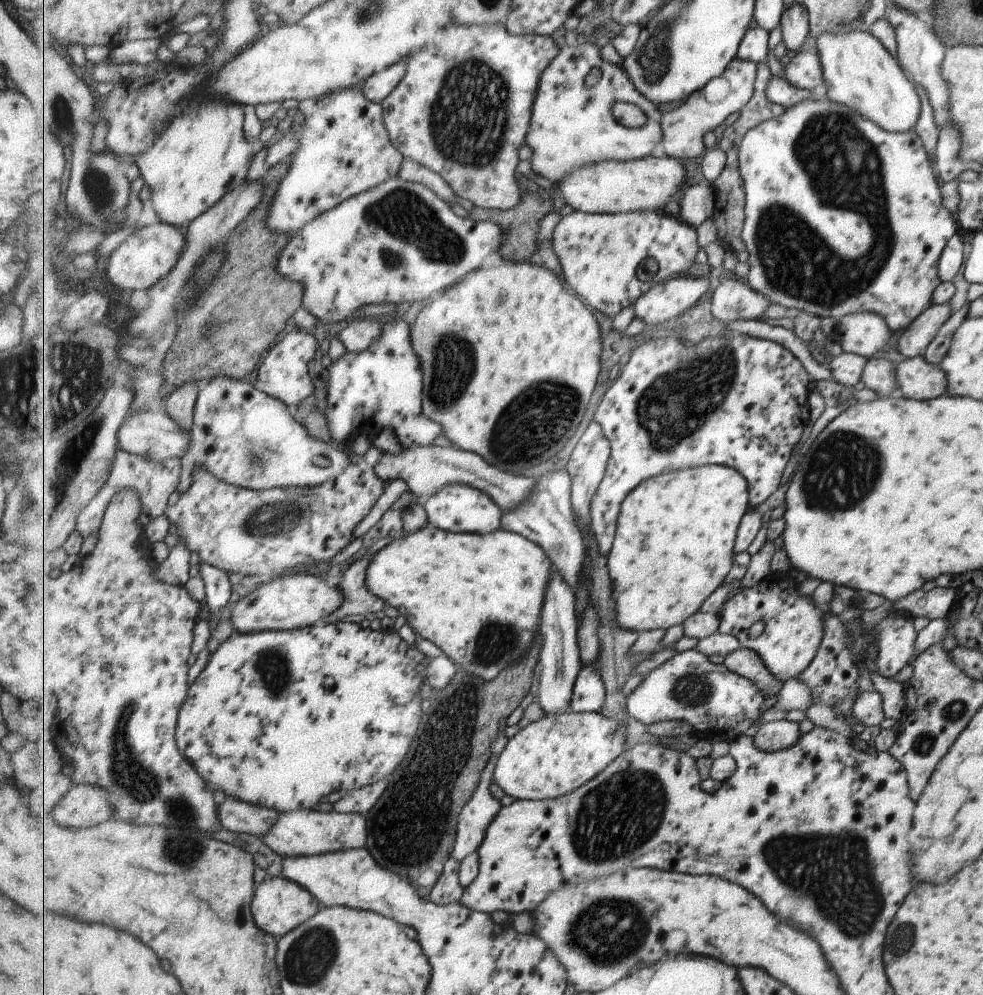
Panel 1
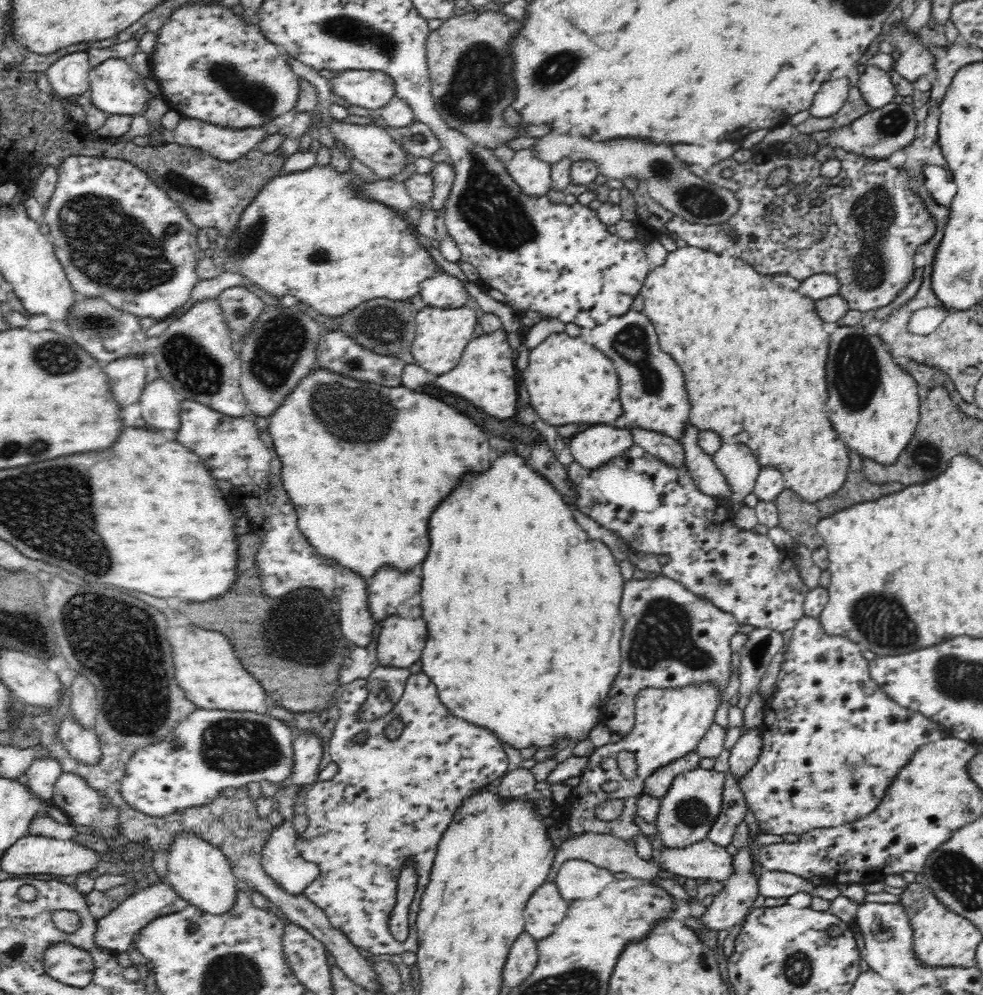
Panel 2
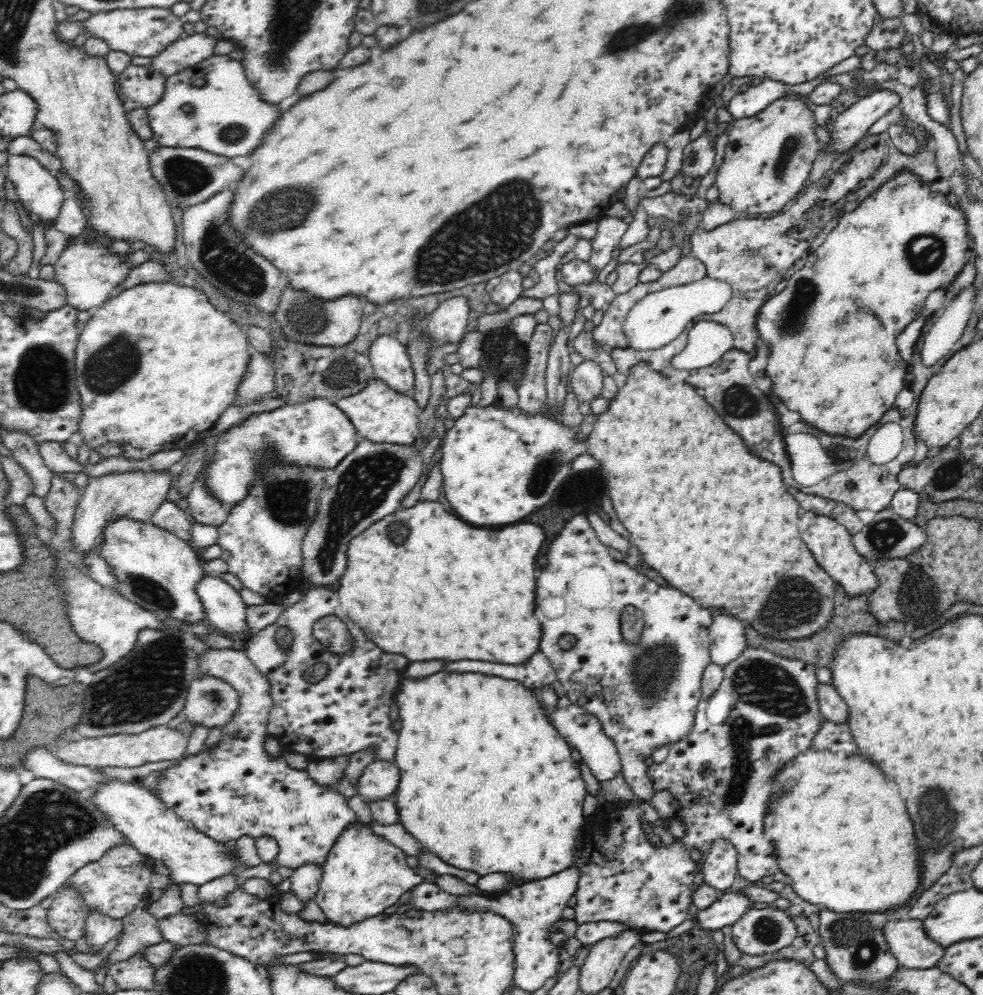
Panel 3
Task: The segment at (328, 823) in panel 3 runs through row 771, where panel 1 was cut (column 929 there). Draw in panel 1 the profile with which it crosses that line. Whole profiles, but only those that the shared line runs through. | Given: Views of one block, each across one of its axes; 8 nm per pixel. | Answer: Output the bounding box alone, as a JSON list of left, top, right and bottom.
[740,98,958,333]

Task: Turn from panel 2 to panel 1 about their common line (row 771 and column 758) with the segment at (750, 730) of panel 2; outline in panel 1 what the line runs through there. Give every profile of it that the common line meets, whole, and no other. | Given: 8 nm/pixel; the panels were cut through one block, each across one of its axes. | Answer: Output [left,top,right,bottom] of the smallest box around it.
[753,720,800,752]

